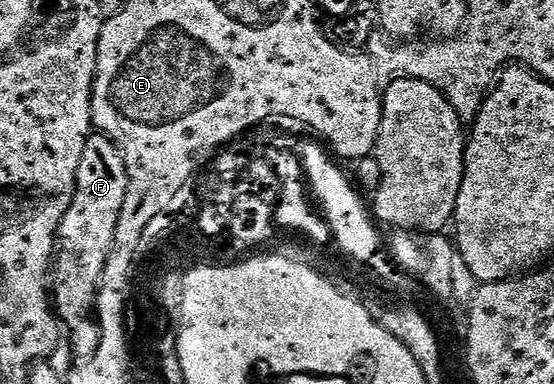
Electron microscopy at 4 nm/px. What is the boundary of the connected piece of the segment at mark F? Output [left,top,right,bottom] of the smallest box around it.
[53,132,129,360]

